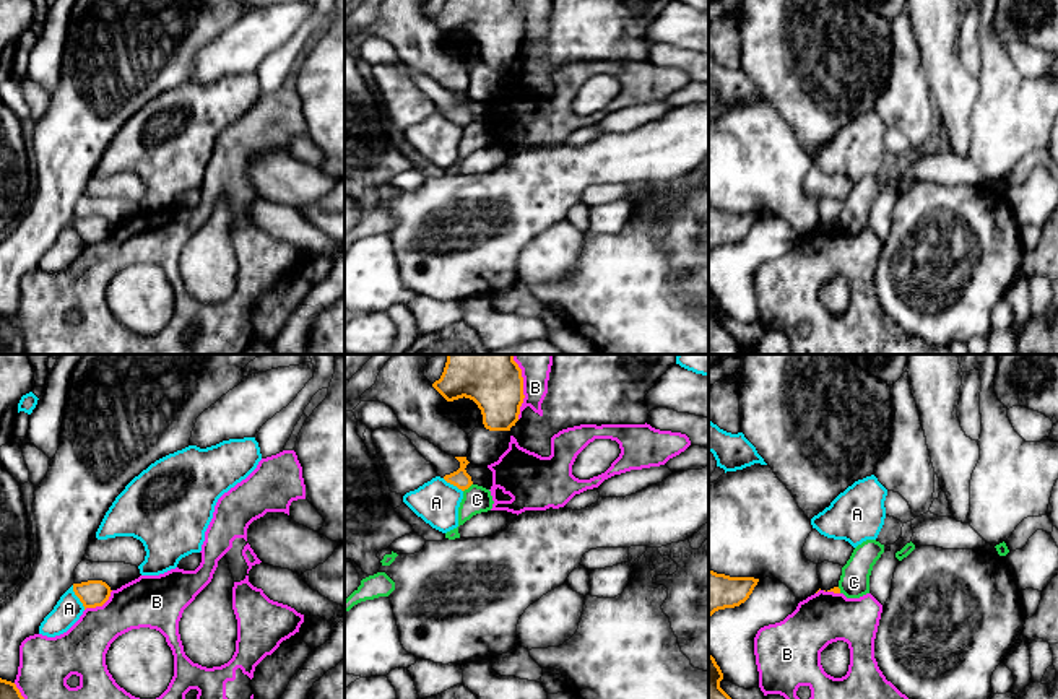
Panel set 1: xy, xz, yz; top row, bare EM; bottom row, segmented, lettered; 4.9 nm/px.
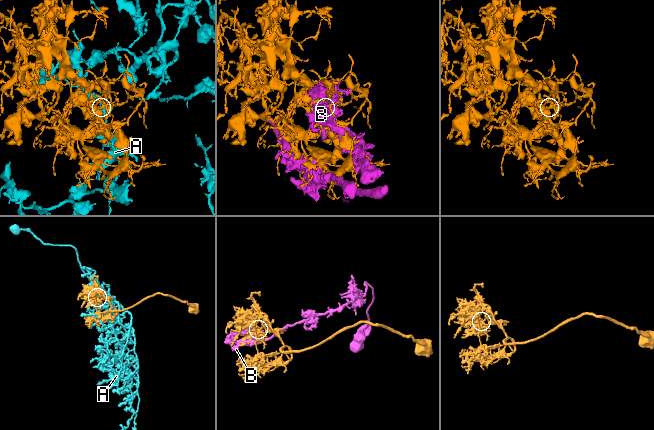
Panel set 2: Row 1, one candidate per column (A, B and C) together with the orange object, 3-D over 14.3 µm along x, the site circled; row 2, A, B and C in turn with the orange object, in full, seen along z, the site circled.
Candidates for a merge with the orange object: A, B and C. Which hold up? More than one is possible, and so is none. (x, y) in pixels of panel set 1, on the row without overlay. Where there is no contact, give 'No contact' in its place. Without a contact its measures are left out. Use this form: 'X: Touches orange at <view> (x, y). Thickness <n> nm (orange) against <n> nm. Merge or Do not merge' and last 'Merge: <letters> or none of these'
A: Touches orange at xy (77, 231). Thickness 140 nm (orange) against 140 nm. Do not merge
B: Touches orange at xz (522, 28). Thickness 260 nm (orange) against 130 nm. Do not merge
C: Touches orange at xz (467, 124). Thickness 90 nm (orange) against 140 nm. Do not merge
Merge: none of these

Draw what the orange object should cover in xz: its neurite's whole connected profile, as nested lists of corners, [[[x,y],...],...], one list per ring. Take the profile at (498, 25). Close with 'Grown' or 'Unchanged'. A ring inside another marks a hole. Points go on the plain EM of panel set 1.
[[[445,0],[432,23],[447,37],[473,36],[489,67],[510,67],[525,34],[518,0]]]. Unchanged

